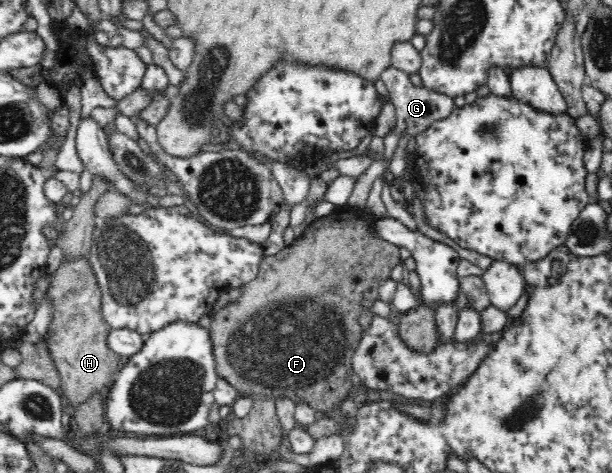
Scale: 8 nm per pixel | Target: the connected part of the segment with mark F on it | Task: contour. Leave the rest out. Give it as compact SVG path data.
M343 205L344 210L338 207L328 217L317 219L307 226L302 236L298 237L290 246L273 256L264 256L259 266L257 277L244 285L241 290L241 297L233 303L226 305L223 309L214 311L211 314L211 327L209 330L209 340L213 350L213 359L215 360L215 371L218 378L225 378L227 383L231 384L240 395L249 397L267 399L277 399L279 397L289 397L294 403L304 401L309 403L315 412L326 412L332 408L337 408L340 402L354 388L351 382L350 360L353 353L353 345L357 345L358 340L363 335L363 329L357 323L357 317L361 311L371 311L371 306L379 298L378 287L383 280L390 279L391 270L399 264L403 264L403 259L399 253L399 246L393 245L384 239L381 239L371 231L370 220L364 212L352 209L348 205Z

